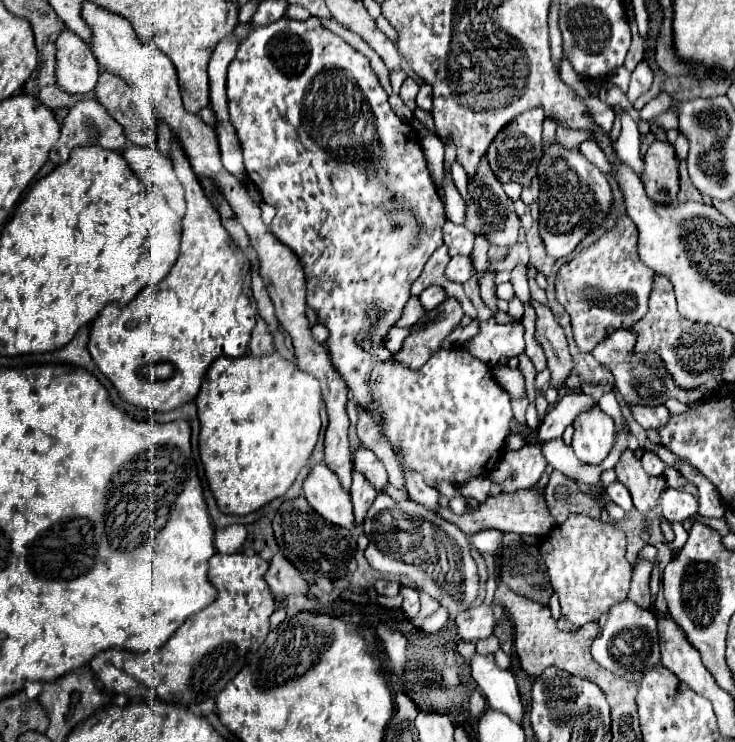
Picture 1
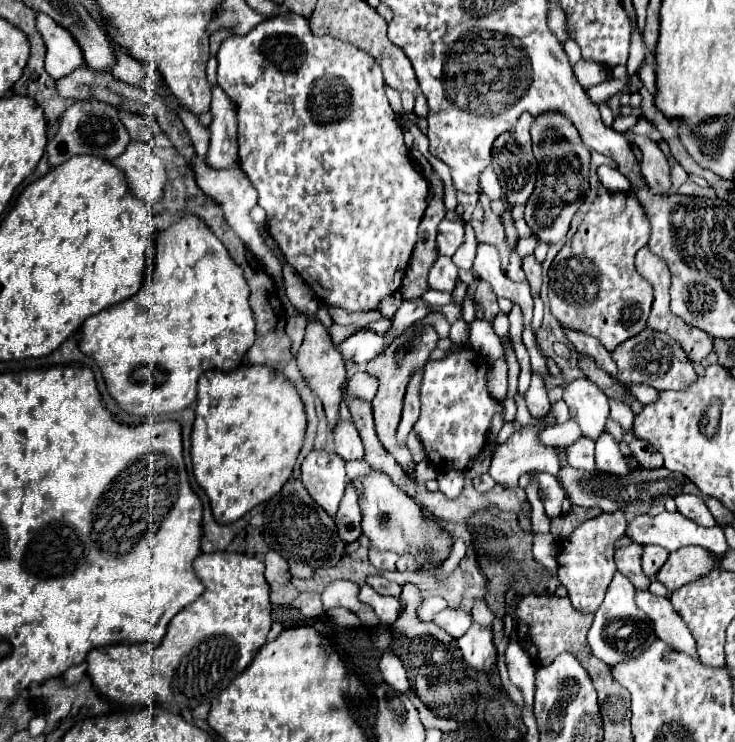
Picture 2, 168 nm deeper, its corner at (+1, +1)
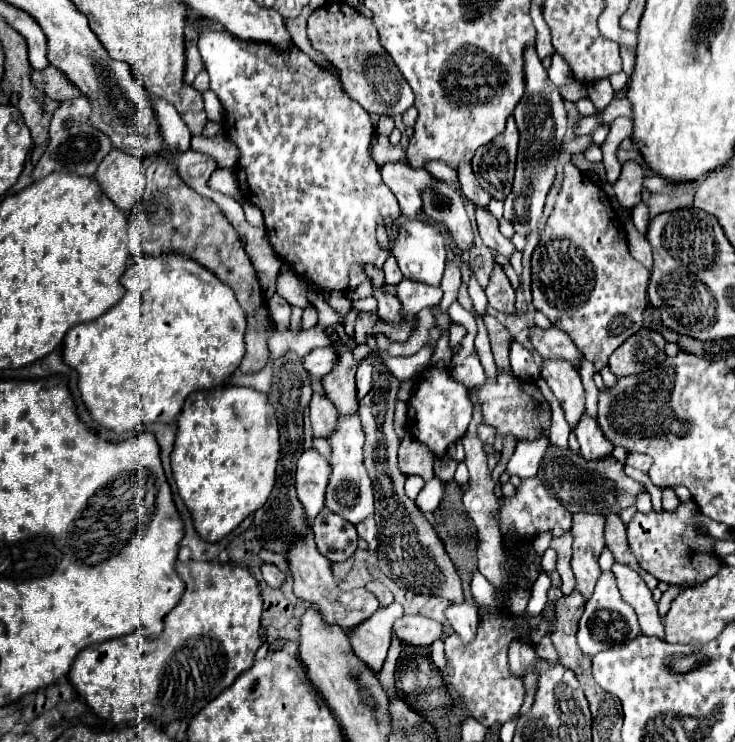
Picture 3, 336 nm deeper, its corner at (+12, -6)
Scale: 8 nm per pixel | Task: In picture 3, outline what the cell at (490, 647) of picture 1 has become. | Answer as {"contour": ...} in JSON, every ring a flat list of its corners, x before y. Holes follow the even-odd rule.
{"contour":[[380,374,374,380,372,390,360,400,358,416,366,432,364,444,364,468,374,486,376,500,376,522,378,522,378,550,376,558,380,570,394,580,400,588,424,596,440,596,450,602,462,602,460,578,448,558,444,544,436,536,432,524,422,516,414,500,404,492,406,476,398,470,398,436,394,432,394,400,398,392,398,380,392,374]]}

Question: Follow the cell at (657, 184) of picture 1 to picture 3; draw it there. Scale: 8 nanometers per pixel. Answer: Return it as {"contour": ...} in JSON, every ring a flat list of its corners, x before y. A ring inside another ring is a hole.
{"contour":[[628,160,626,164,622,164,622,174,620,174,618,182,614,184,616,200,622,208,634,208,642,200,640,192,642,192,644,176,646,176,646,172,638,162]]}

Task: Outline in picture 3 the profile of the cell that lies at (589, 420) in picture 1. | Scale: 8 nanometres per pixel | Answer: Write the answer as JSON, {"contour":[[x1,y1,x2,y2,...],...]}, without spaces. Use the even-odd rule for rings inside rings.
{"contour":[[544,358,540,374,560,402,566,420,570,422,570,426,574,426,584,412,584,388,578,370,574,368,574,364,568,364,568,360]]}

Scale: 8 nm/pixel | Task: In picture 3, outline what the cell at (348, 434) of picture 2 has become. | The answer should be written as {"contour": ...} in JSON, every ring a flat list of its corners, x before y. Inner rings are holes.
{"contour":[[312,392,312,400,310,400,310,420,312,420,312,430,314,436,326,438,330,432,334,432,336,428,336,408,334,404,318,392]]}

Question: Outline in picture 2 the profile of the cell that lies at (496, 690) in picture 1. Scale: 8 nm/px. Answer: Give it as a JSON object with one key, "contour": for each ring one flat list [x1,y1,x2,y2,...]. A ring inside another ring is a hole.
{"contour":[[473,623,471,629,457,639,457,645,463,653,463,661,481,673,491,673,497,669,497,647,493,643,491,629,483,629]]}

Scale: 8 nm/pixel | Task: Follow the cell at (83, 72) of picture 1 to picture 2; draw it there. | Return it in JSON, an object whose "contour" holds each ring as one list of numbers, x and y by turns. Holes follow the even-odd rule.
{"contour":[[37,13,37,29,43,35,43,41,47,45,45,71,55,81,71,75,75,69,85,65,83,51,67,29,57,25,45,13]]}

